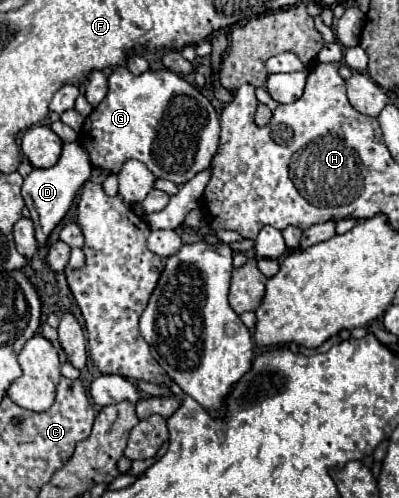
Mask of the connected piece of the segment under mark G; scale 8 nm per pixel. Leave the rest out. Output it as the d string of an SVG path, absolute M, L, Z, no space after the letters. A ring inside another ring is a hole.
M117 66L109 76L109 92L105 100L89 116L87 132L95 144L95 150L87 150L93 166L117 174L125 160L135 158L143 162L155 176L167 178L177 186L189 182L197 172L209 168L219 146L219 120L215 108L197 88L187 84L171 70L147 70L135 76L125 66Z

